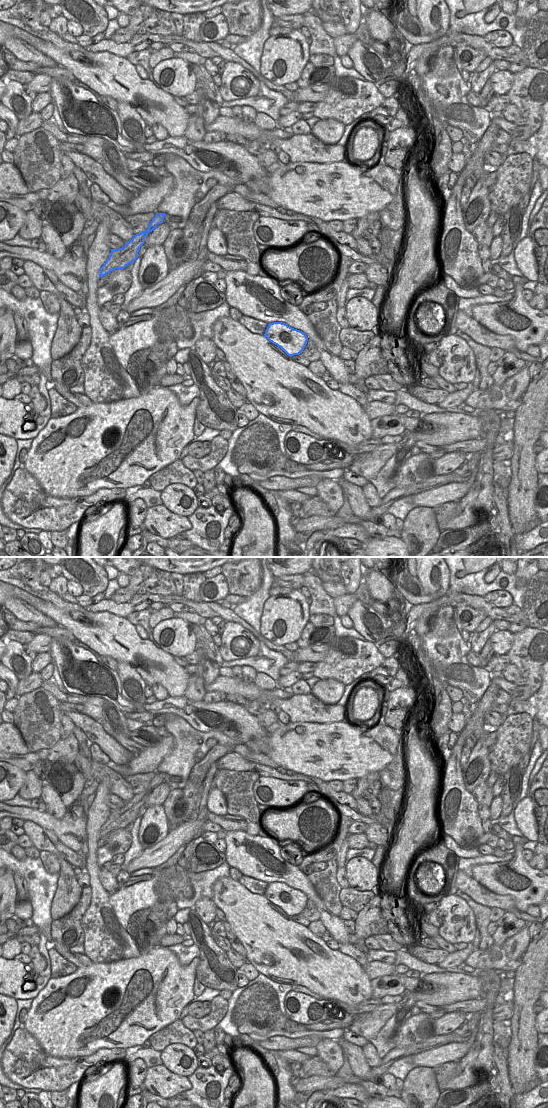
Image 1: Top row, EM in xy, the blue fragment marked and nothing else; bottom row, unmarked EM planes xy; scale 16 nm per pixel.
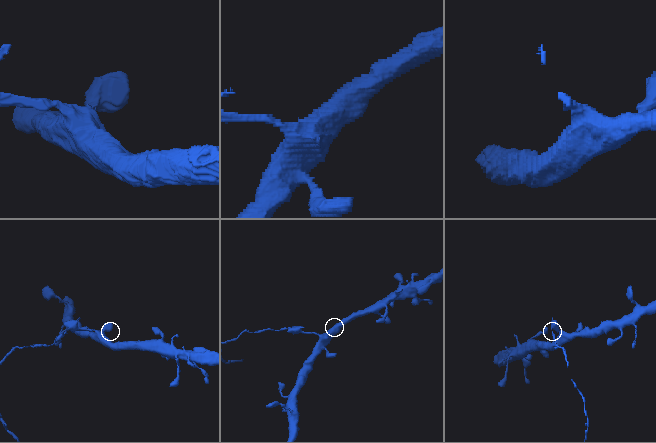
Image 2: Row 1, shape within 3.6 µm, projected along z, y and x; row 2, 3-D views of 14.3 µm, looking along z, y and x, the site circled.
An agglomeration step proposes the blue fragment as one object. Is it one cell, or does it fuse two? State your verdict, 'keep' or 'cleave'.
cleave

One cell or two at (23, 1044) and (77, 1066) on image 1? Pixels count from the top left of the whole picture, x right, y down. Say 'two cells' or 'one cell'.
one cell

